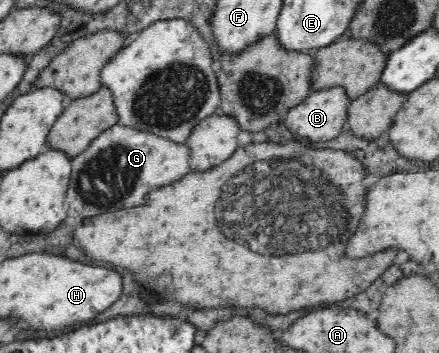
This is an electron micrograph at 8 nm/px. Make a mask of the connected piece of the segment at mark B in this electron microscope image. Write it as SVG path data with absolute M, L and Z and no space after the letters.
M341 87L312 90L300 105L289 109L281 122L295 136L311 141L335 139L347 125L351 103Z

